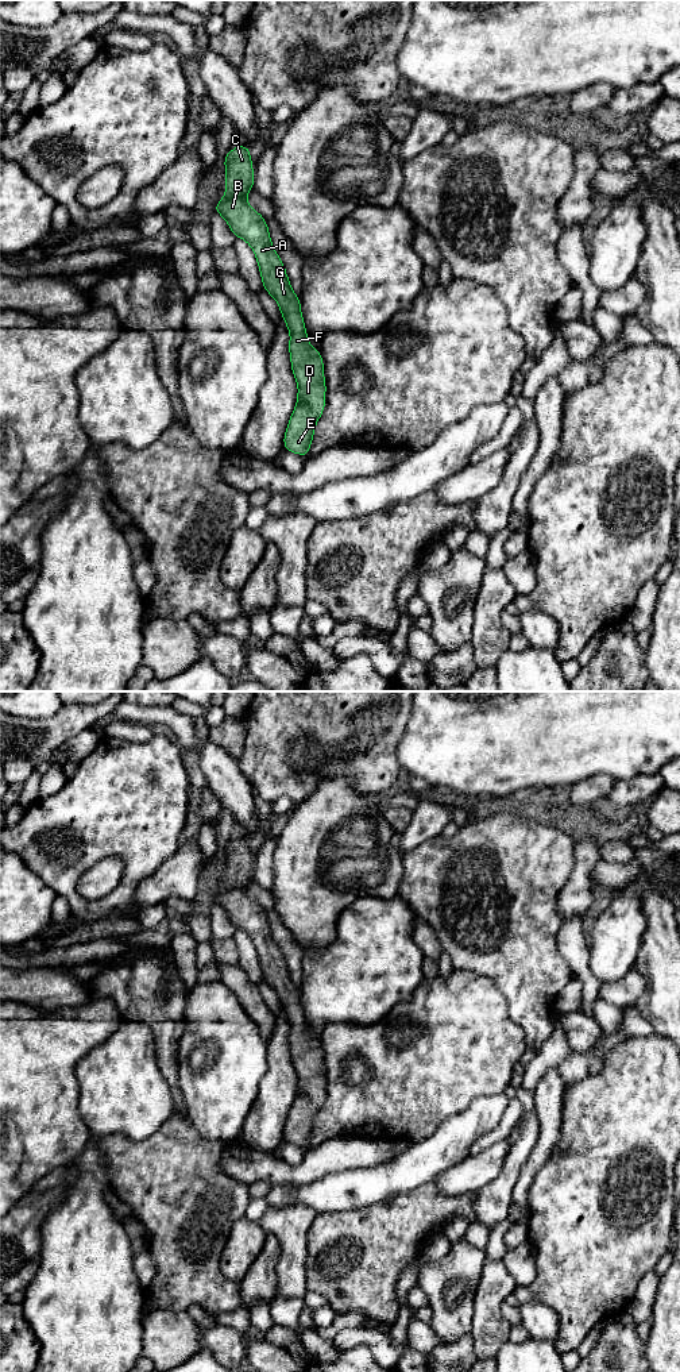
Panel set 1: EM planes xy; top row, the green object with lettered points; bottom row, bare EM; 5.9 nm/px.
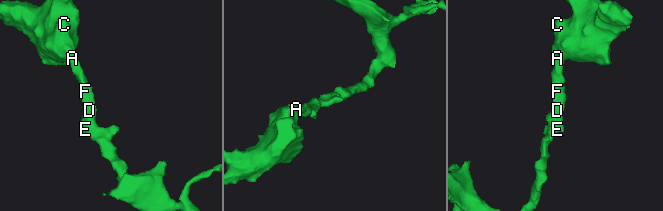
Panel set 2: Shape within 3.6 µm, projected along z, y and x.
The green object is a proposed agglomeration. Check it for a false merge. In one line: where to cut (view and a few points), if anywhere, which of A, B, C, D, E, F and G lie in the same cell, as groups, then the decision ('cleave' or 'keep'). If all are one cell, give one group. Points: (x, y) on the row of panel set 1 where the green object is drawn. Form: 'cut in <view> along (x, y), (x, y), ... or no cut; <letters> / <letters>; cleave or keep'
no cut; A B C D E F G; keep

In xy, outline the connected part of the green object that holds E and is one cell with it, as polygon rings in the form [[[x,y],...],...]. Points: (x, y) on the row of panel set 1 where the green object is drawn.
[[[242,144],[231,149],[223,162],[227,192],[213,205],[213,212],[224,217],[235,238],[242,238],[251,246],[263,288],[277,300],[290,332],[289,354],[298,394],[283,436],[283,448],[306,459],[316,423],[325,409],[324,361],[321,351],[308,343],[300,297],[293,292],[285,265],[273,247],[267,221],[247,204],[247,193],[255,182],[250,147]]]

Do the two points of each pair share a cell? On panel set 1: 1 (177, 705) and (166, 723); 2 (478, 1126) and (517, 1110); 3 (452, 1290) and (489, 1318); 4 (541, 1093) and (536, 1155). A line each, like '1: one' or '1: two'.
1: two
2: two
3: two
4: one

